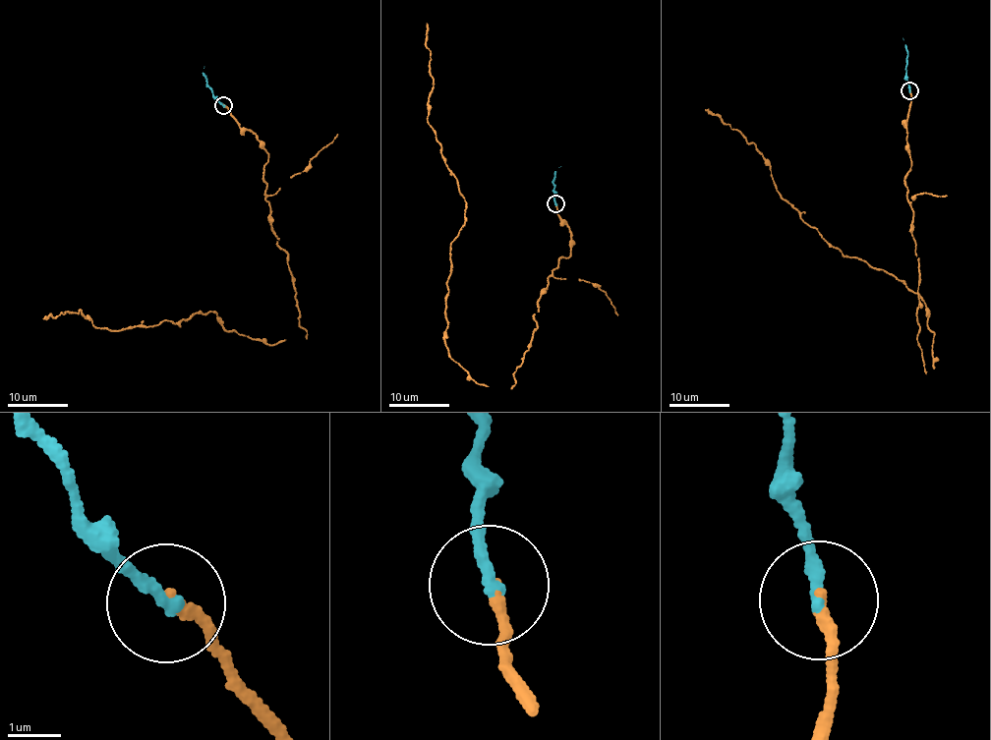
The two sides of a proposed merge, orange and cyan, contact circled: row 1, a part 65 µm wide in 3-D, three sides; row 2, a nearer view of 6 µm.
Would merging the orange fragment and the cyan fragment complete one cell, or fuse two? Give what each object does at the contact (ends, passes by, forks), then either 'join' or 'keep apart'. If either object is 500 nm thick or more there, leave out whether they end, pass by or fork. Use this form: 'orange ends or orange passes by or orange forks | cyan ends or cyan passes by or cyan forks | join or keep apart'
orange ends | cyan ends | join

